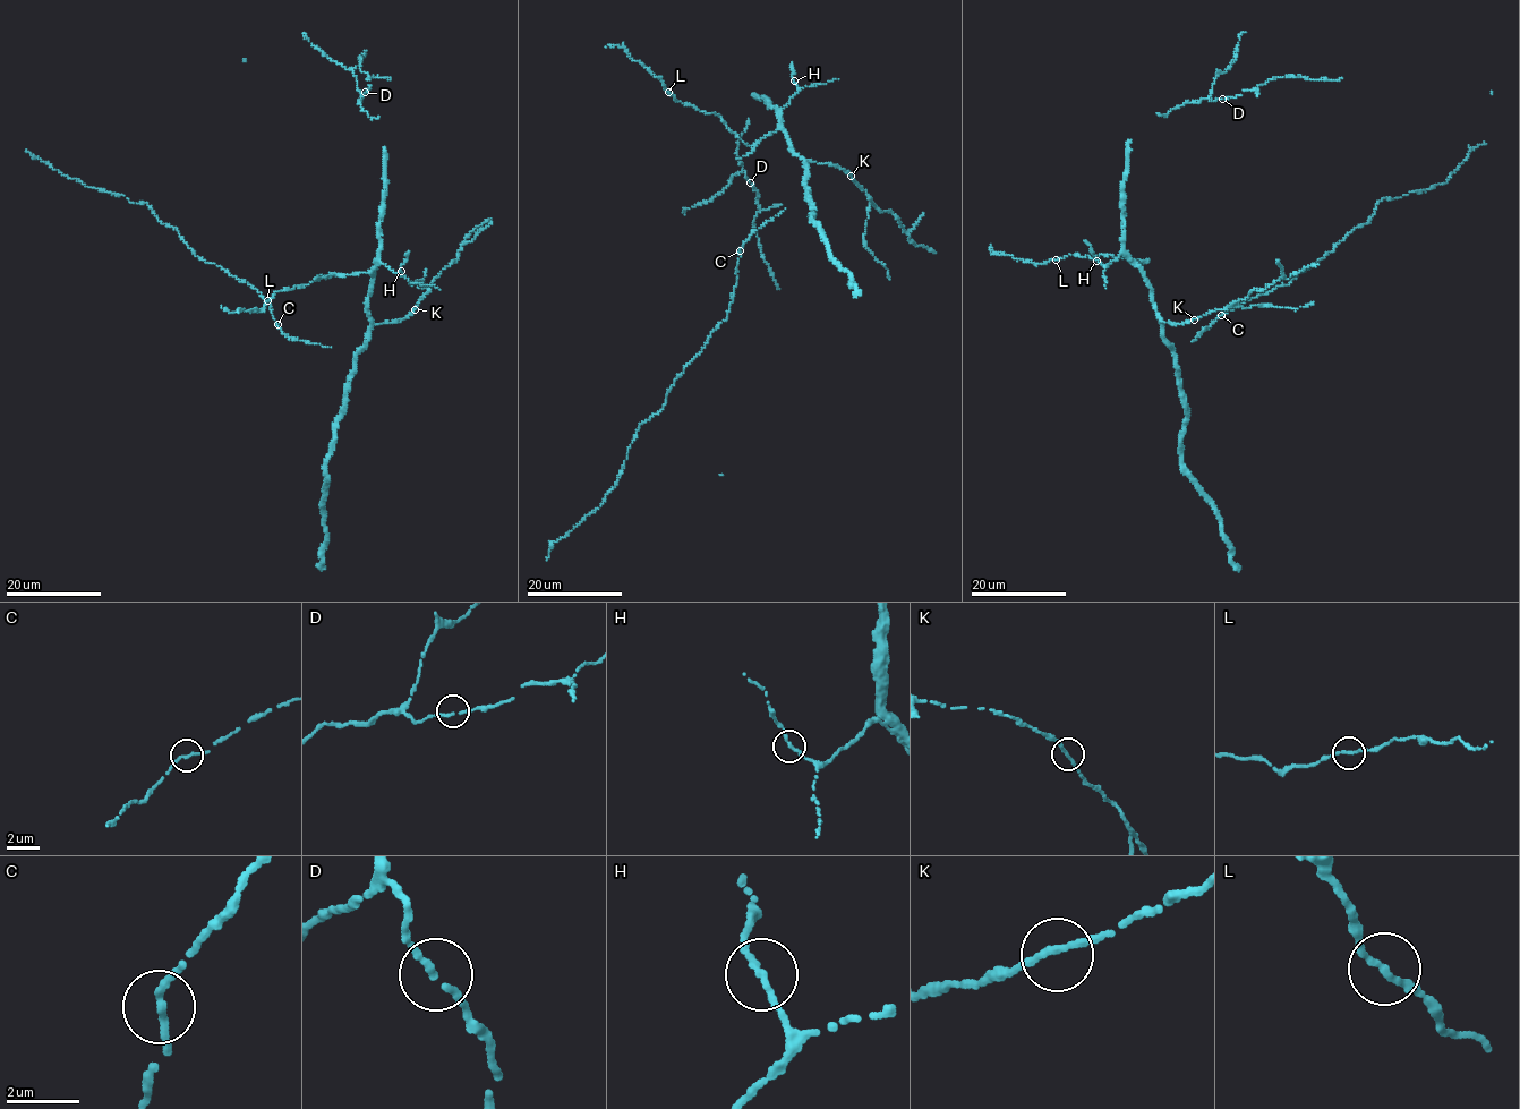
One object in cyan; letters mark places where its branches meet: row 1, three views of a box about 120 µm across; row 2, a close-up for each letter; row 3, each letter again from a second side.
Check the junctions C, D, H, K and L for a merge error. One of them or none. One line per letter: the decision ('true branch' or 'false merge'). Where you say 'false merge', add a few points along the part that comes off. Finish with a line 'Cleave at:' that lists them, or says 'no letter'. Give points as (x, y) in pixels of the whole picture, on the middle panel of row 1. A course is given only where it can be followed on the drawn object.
C: true branch
D: true branch
H: true branch
K: true branch
L: true branch
Cleave at: no letter

